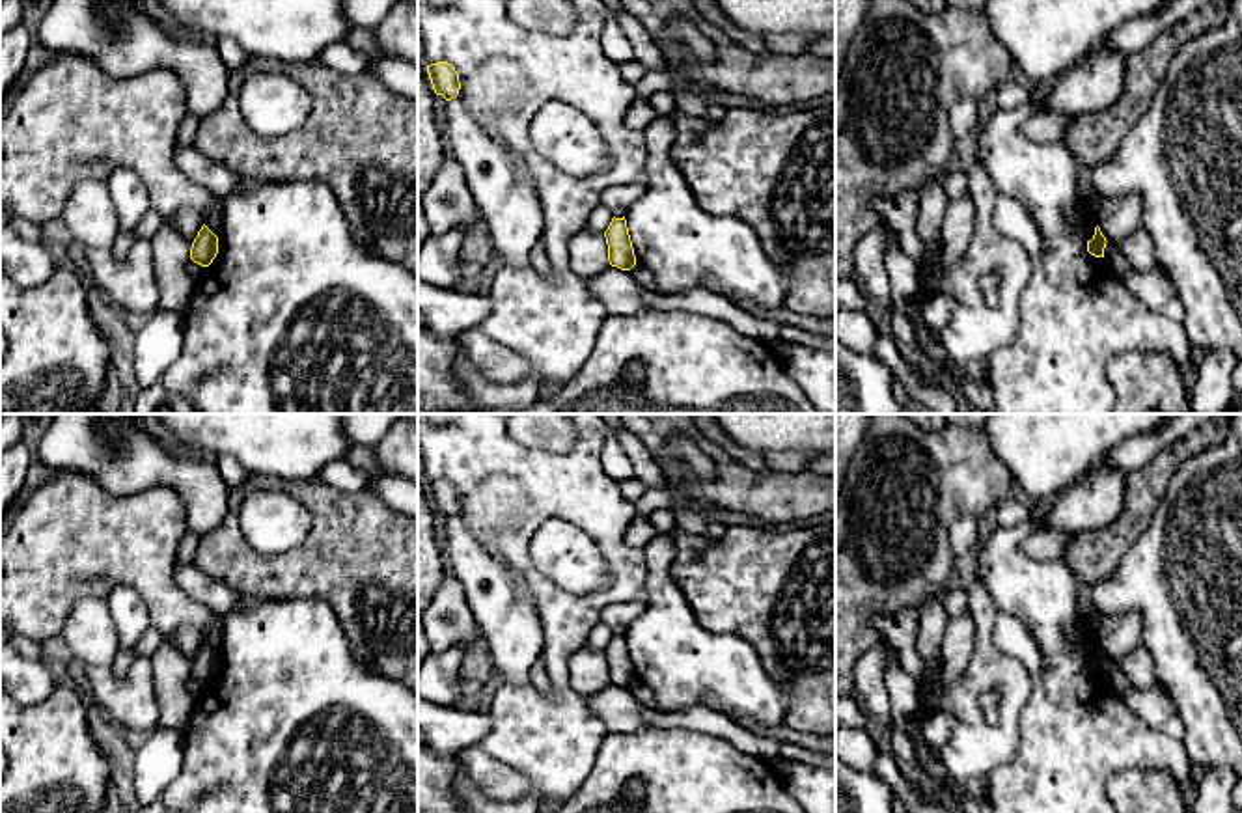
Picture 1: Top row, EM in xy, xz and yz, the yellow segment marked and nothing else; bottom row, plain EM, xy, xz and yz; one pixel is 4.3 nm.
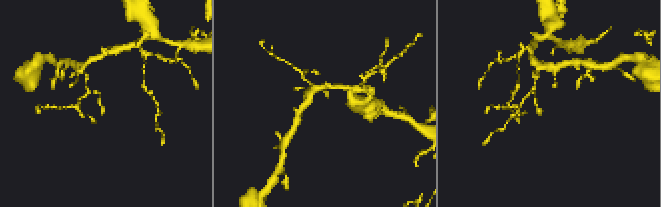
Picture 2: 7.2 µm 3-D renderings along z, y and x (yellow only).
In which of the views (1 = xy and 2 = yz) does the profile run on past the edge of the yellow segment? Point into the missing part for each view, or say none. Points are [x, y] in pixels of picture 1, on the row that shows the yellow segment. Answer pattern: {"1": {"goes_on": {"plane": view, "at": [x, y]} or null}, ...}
{"1": {"goes_on": null}, "2": {"goes_on": null}}

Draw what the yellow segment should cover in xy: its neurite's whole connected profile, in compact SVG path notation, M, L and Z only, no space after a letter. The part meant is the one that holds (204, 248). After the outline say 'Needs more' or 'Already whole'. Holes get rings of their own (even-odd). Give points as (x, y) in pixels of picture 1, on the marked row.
M203 224L190 248L190 259L209 267L218 254L218 237Z. Already whole

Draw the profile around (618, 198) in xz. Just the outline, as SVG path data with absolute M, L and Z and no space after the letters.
M643 183L608 186L599 196L599 205L604 205L615 218L623 218L628 207L643 196L645 188Z

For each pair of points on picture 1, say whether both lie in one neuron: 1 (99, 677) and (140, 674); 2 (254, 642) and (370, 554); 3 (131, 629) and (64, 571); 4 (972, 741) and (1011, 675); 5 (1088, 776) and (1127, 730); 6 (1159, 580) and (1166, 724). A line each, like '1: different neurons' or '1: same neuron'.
1: same neuron
2: different neurons
3: different neurons
4: same neuron
5: same neuron
6: different neurons

